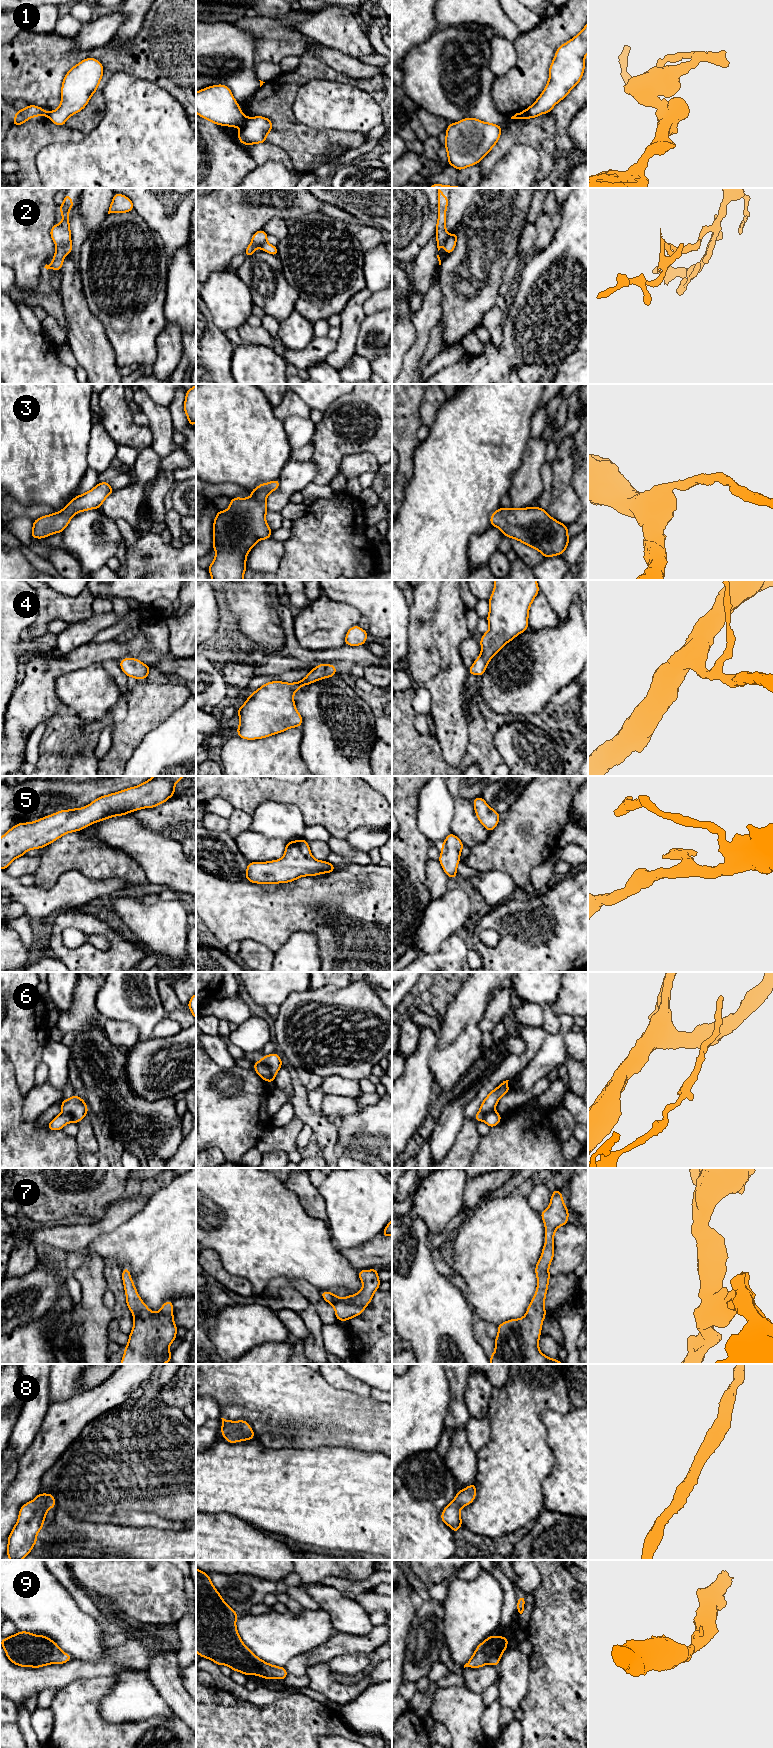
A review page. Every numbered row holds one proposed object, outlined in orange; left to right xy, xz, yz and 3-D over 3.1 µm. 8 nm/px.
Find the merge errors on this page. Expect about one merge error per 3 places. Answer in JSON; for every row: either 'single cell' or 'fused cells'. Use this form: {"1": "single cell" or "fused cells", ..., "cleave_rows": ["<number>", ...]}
{"1": "fused cells", "2": "fused cells", "3": "single cell", "4": "single cell", "5": "single cell", "6": "fused cells", "7": "single cell", "8": "single cell", "9": "single cell", "cleave_rows": ["1", "2", "6"]}

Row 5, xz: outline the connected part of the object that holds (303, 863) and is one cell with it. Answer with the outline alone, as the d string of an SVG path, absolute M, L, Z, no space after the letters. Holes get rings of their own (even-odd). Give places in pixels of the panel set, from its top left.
M304 839L287 842L284 856L268 862L249 862L245 877L248 882L278 884L295 881L304 876L331 873L335 866L327 861L315 859Z

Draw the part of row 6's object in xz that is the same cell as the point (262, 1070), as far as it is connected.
M252 1062L255 1068L255 1072L264 1080L271 1084L275 1080L275 1076L272 1075L268 1066L260 1062Z

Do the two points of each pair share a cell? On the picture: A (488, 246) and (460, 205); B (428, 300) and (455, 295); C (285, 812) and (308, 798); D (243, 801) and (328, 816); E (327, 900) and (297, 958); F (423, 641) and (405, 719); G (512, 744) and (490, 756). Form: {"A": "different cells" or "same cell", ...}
{"A": "different cells", "B": "different cells", "C": "different cells", "D": "same cell", "E": "different cells", "F": "different cells", "G": "different cells"}

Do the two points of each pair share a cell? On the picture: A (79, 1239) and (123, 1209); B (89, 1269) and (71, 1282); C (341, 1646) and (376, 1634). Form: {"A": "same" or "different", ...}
{"A": "same", "B": "different", "C": "same"}

